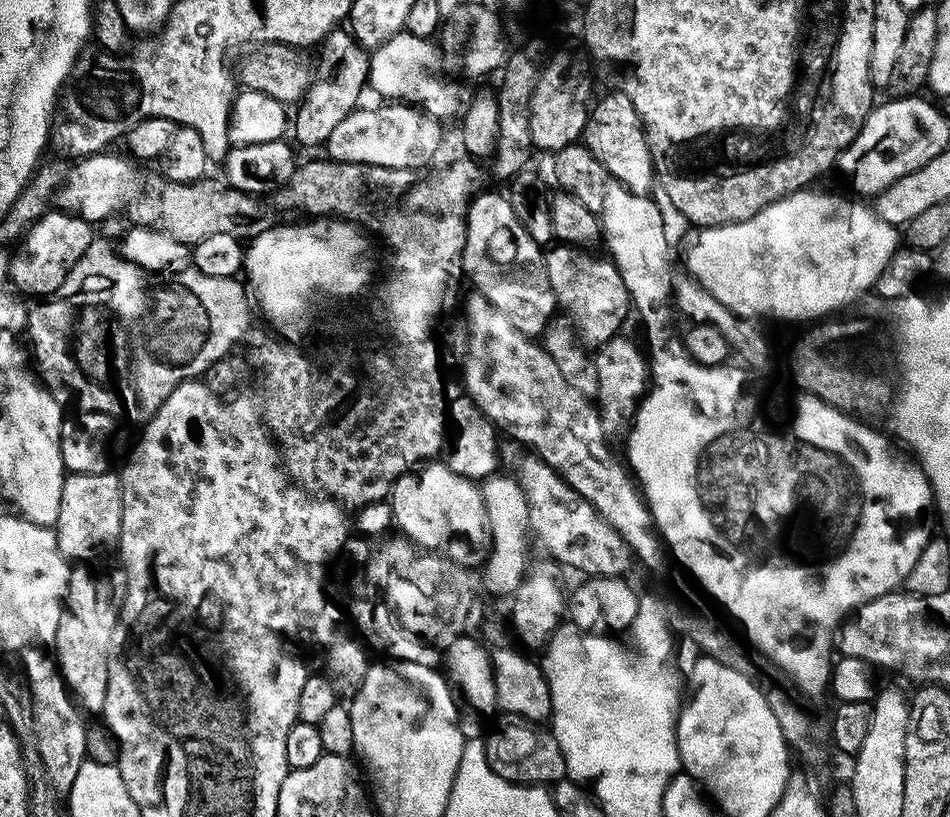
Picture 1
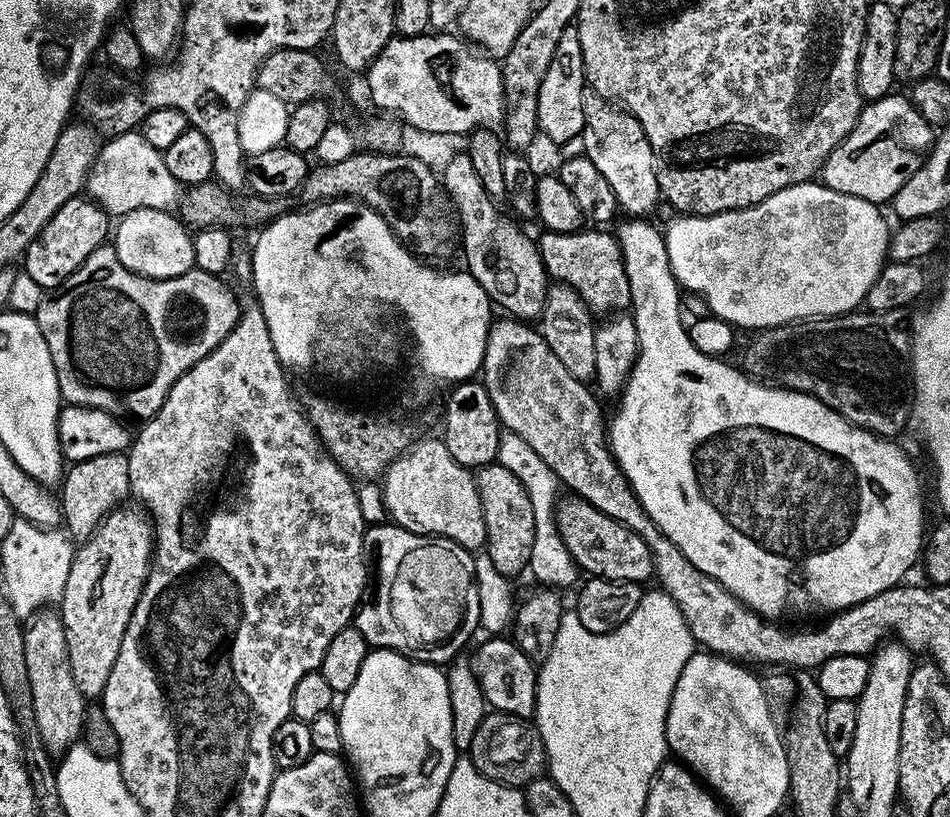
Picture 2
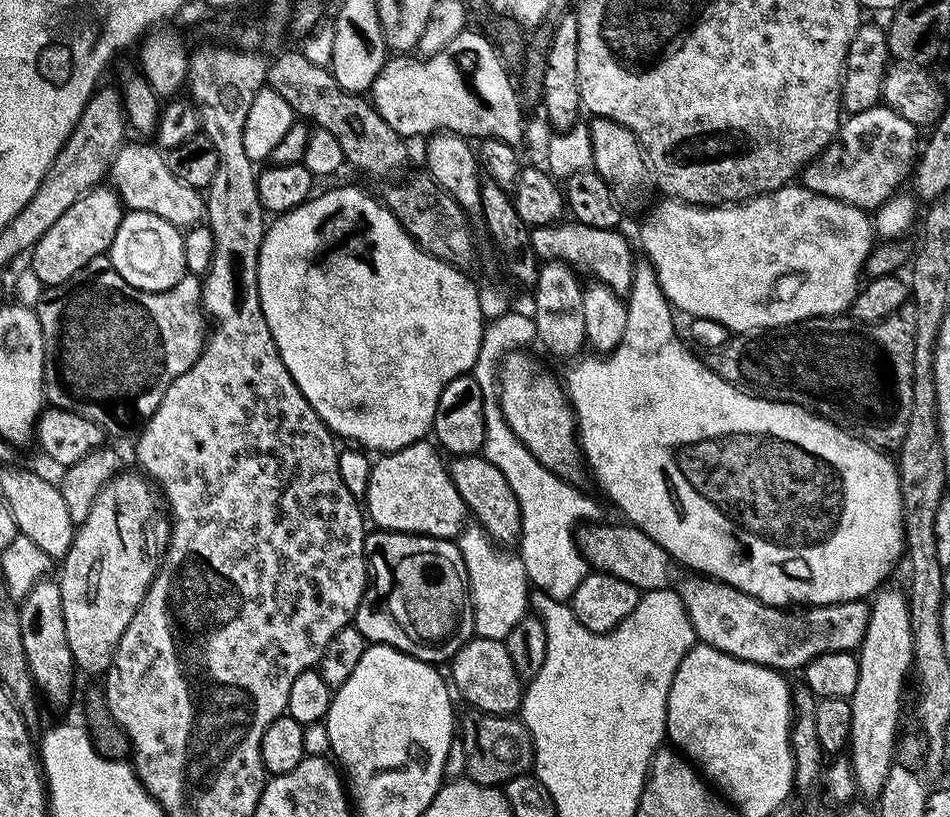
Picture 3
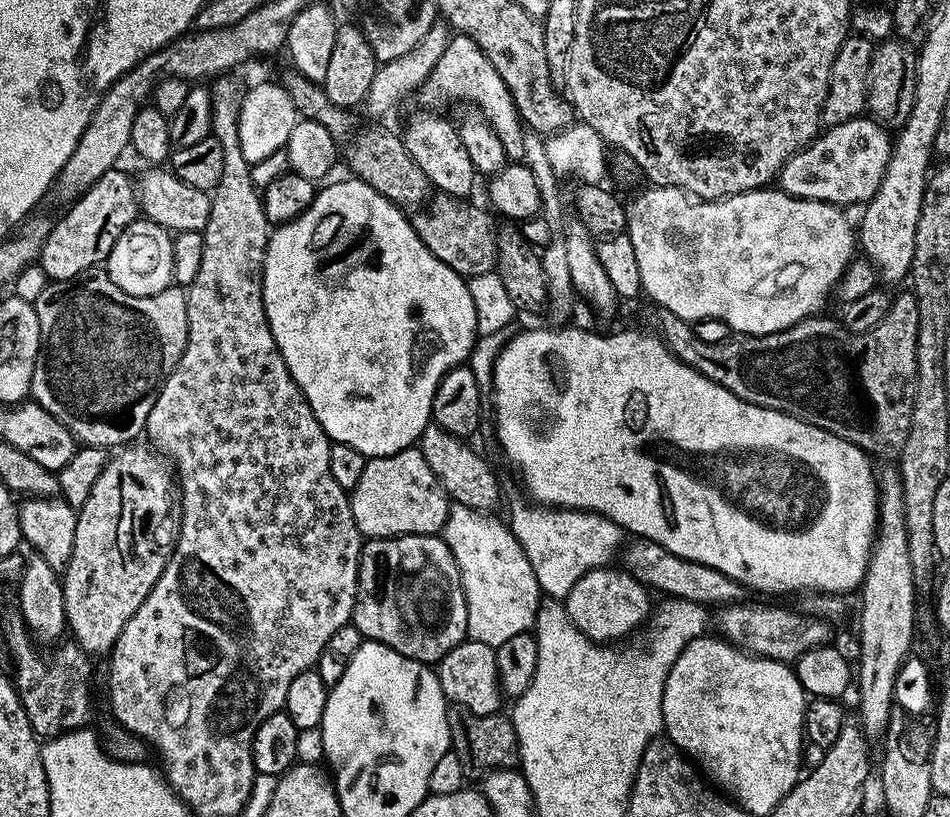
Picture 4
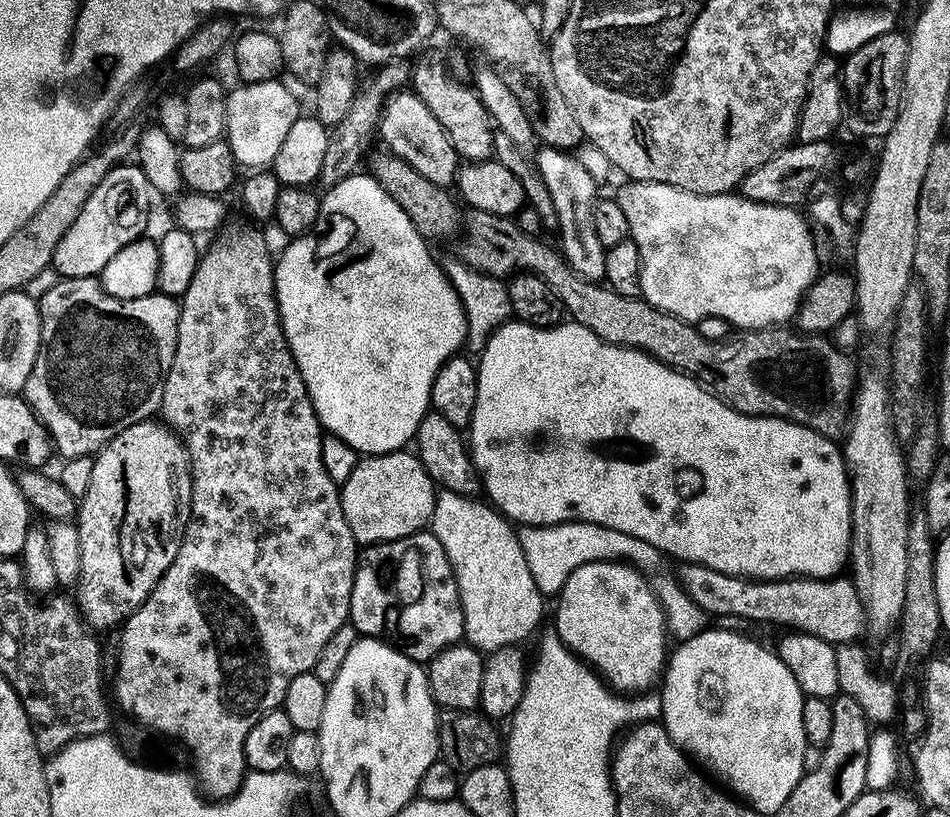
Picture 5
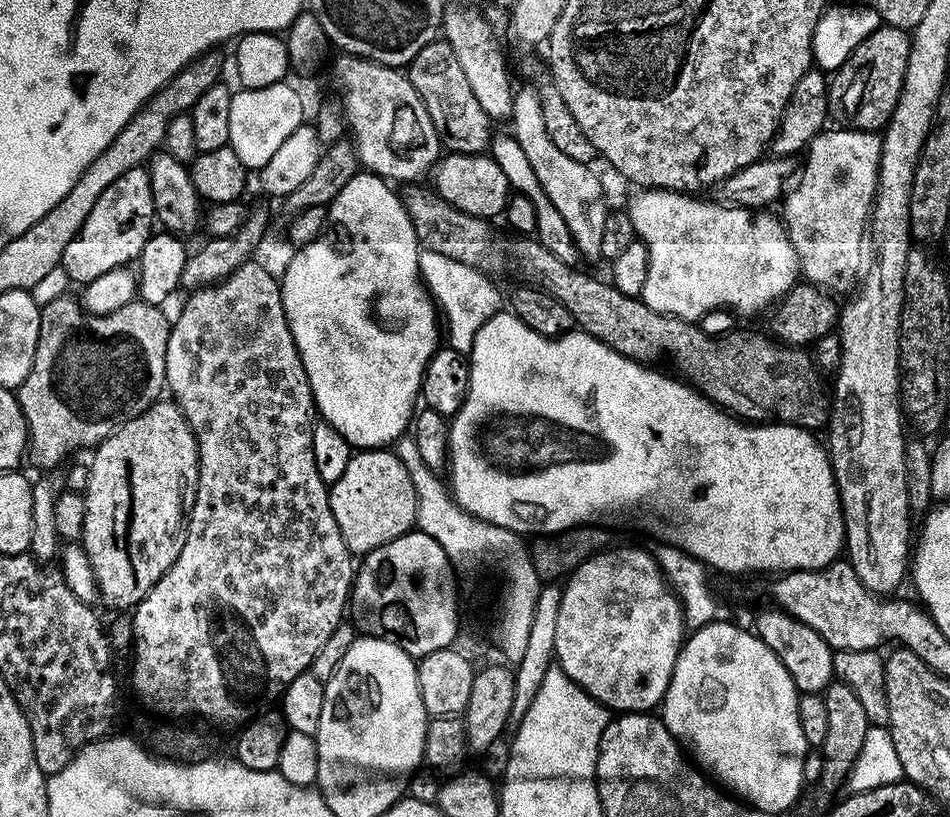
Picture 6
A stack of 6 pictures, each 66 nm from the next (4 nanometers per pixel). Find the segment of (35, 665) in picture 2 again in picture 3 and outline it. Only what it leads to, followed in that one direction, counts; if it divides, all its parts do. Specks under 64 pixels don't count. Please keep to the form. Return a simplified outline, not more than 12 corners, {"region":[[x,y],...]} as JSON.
{"region":[[55,579],[19,601],[26,662],[39,695],[72,700],[74,665]]}

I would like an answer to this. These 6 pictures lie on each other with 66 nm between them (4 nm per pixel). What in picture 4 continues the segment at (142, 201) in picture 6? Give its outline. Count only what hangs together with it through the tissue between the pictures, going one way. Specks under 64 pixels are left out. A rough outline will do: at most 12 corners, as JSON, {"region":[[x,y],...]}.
{"region":[[112,168],[52,230],[49,281],[103,265],[138,219],[134,180]]}

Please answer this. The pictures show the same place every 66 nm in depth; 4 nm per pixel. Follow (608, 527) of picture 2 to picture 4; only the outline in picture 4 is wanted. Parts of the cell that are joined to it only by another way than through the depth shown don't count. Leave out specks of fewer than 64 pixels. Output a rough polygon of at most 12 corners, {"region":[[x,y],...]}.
{"region":[[635,539],[625,571],[663,595],[723,606],[745,599],[721,571]]}

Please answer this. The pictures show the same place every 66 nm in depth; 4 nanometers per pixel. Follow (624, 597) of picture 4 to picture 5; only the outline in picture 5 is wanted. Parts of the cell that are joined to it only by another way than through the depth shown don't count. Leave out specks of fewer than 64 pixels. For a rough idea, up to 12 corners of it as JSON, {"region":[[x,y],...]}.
{"region":[[578,566],[555,635],[617,694],[666,664],[666,617],[639,568]]}

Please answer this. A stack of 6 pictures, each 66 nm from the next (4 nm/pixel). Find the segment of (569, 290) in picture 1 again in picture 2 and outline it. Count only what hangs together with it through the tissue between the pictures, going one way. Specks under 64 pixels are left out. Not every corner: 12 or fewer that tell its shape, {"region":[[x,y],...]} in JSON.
{"region":[[608,230],[541,231],[553,281],[592,310],[631,309],[620,242]]}

